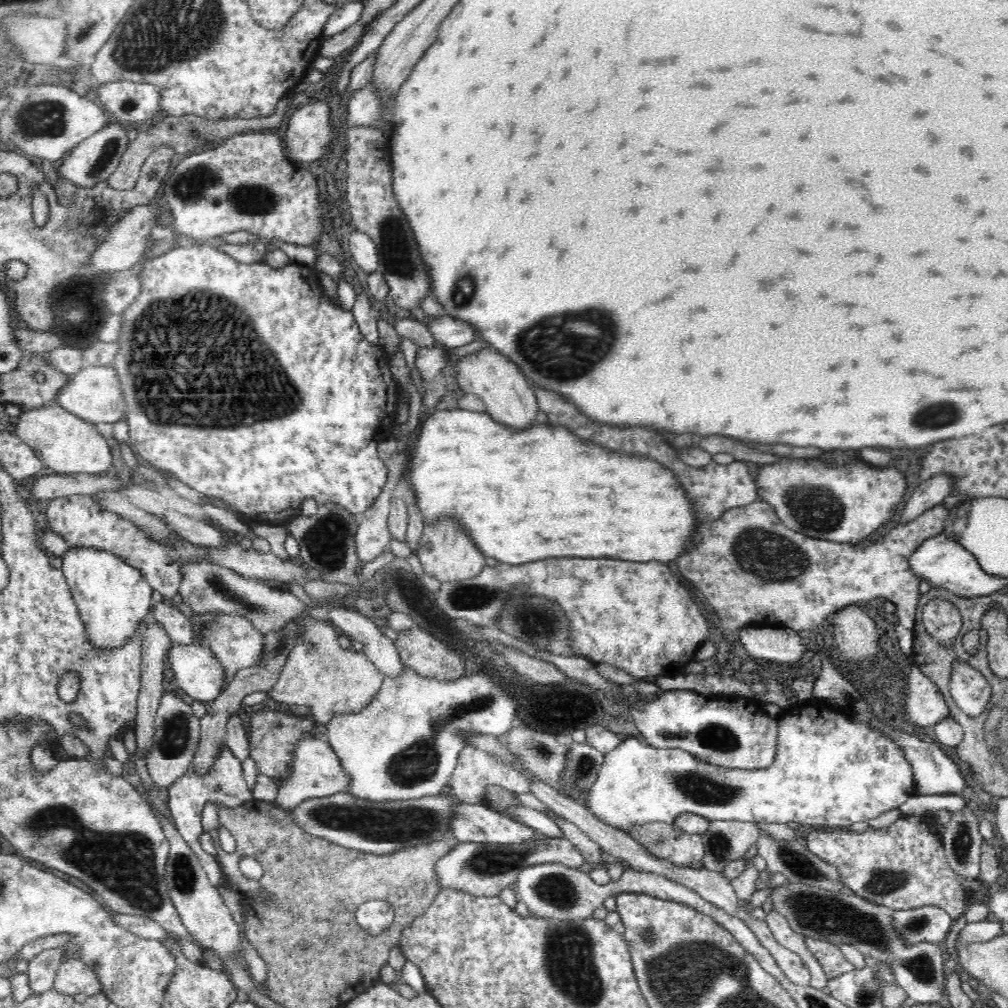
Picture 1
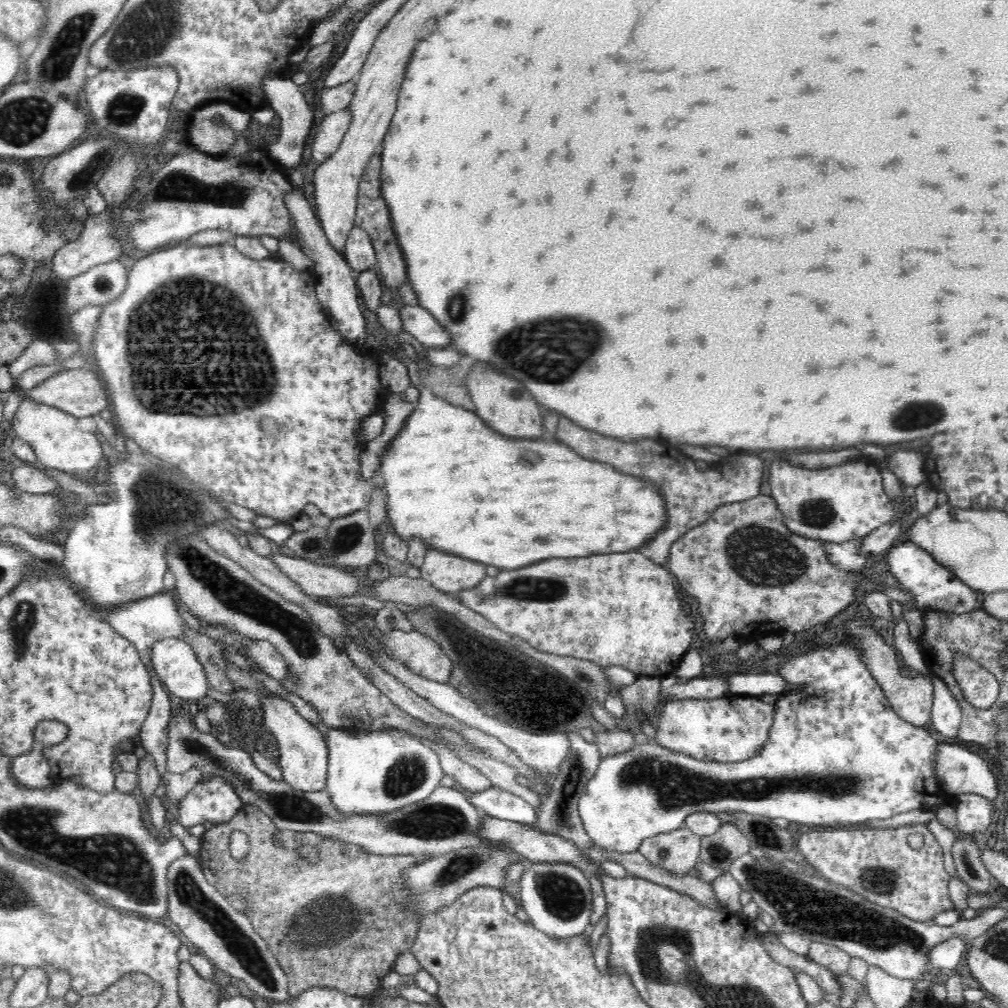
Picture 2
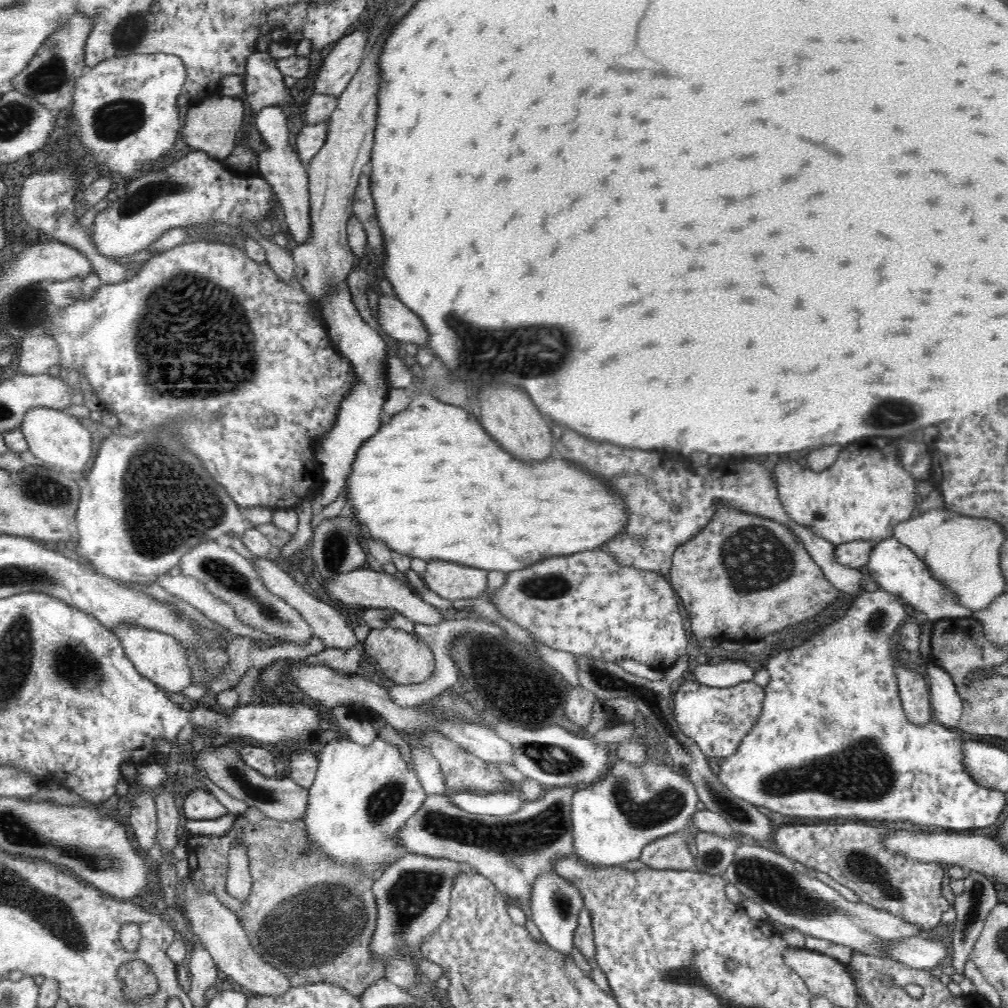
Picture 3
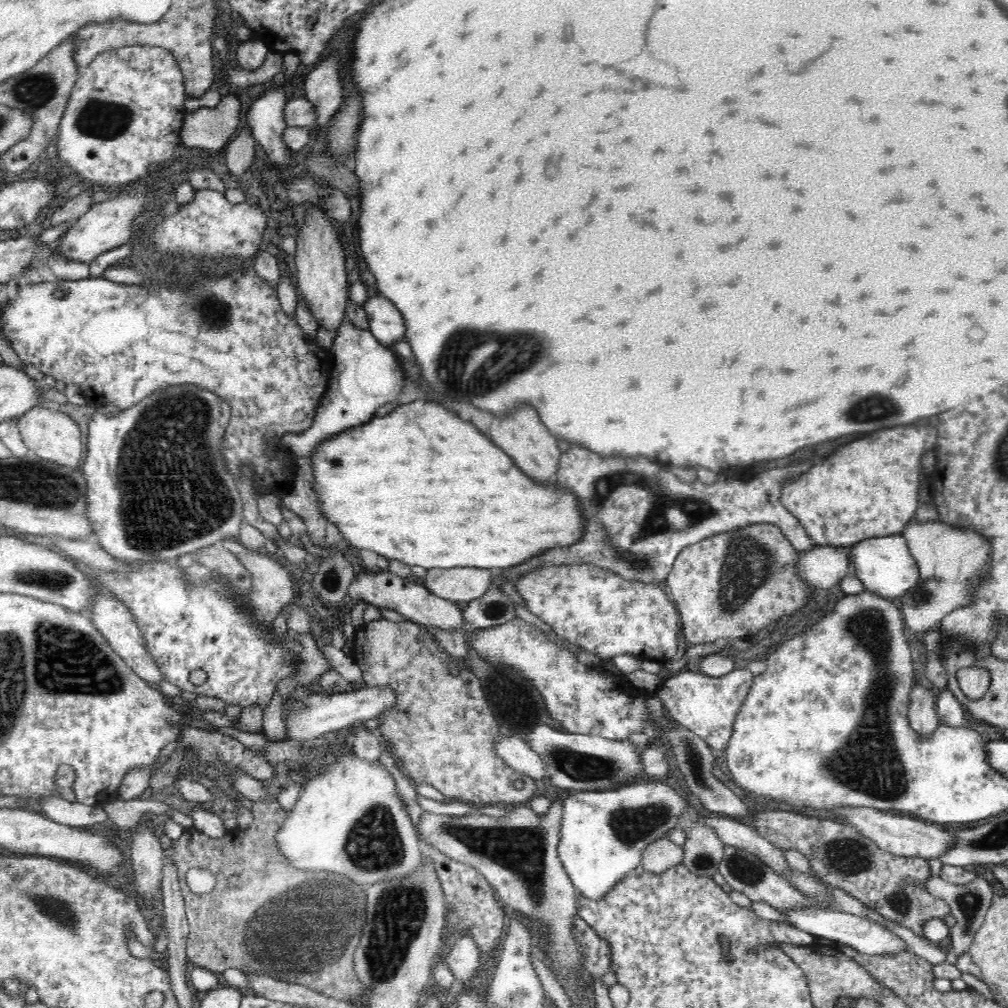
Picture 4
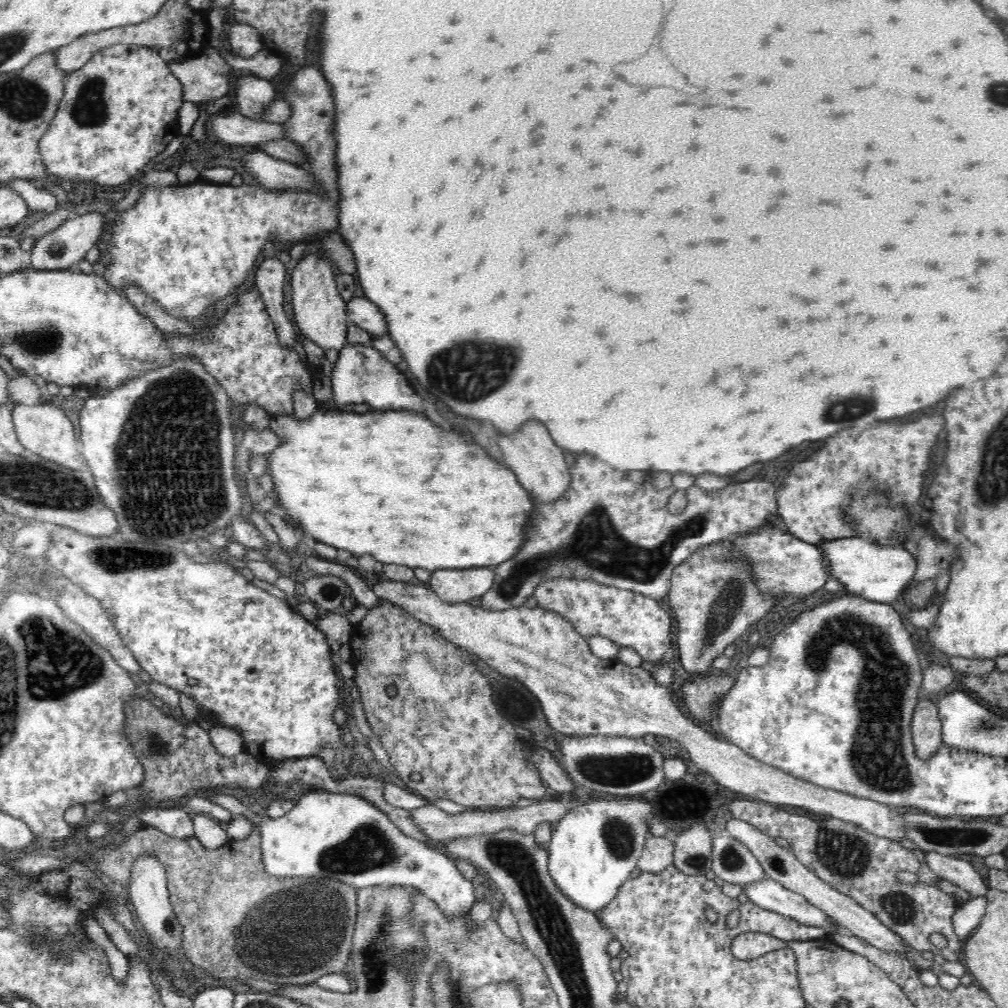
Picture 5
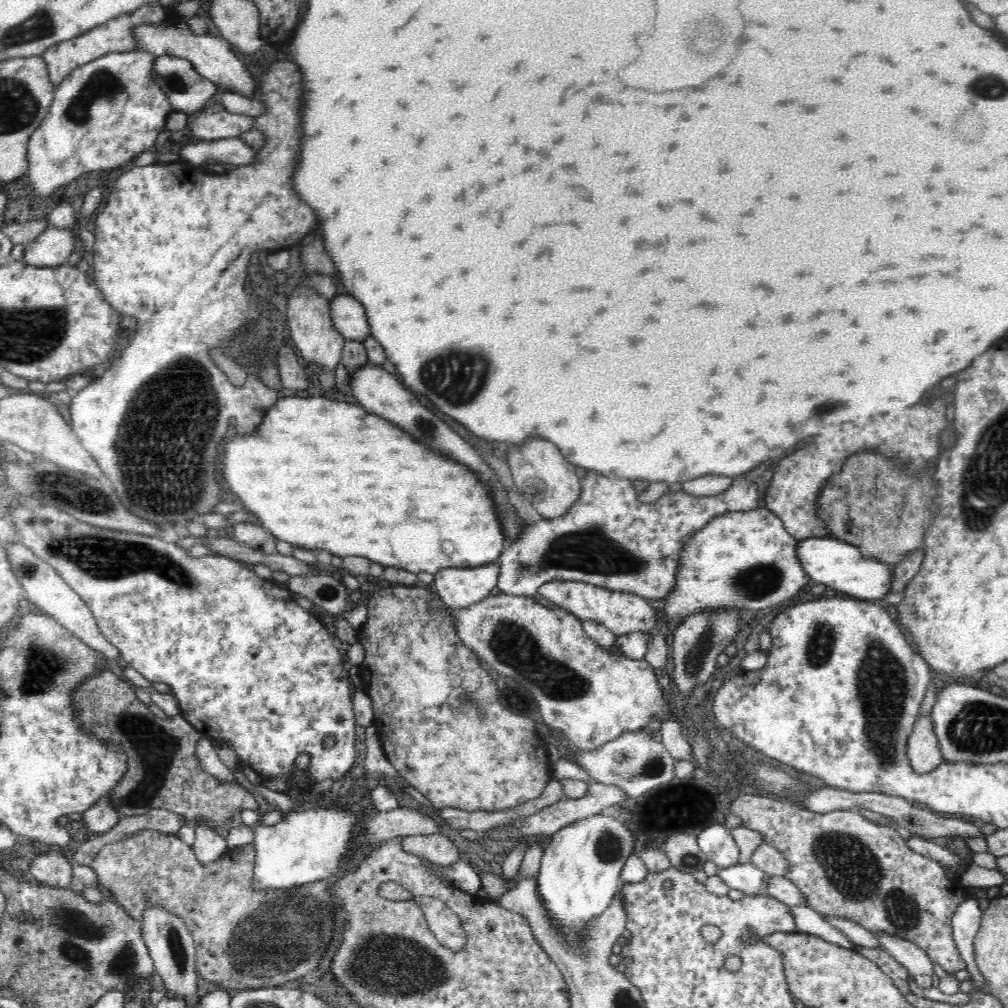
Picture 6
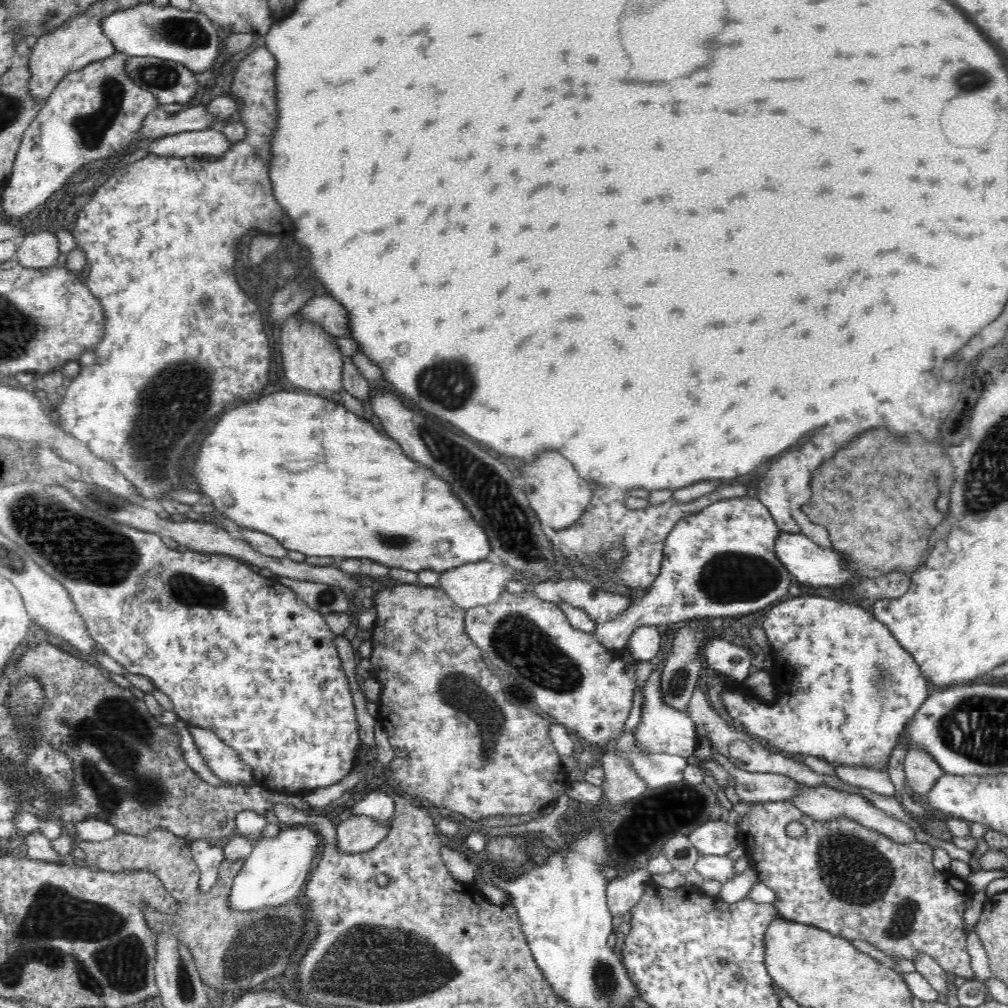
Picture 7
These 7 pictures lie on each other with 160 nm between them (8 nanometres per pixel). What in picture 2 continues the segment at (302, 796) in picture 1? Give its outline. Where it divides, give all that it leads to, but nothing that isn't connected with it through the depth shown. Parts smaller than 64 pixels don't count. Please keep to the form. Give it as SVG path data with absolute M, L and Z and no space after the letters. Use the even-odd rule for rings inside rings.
M234 663L225 664L226 677L234 688L259 692L260 715L263 716L264 726L276 737L283 779L294 789L304 792L322 791L327 781L328 747L322 733L306 718L296 711L288 700L270 693L264 684L257 680L248 670L240 669Z

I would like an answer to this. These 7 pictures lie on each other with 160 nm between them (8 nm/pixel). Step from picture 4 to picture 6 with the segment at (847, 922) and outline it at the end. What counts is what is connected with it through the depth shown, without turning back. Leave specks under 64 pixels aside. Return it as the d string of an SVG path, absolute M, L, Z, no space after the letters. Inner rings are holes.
M751 862L724 868L718 867L717 875L728 889L740 890L746 896L768 896L766 886L770 876Z

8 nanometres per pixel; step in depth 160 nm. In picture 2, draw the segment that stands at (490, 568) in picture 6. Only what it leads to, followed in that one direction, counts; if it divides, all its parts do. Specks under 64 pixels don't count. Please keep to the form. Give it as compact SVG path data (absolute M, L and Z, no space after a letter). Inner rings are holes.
M428 548L424 557L424 562L419 568L421 577L429 582L434 588L442 592L462 592L462 590L470 590L474 586L478 586L482 579L486 576L486 565L475 560L464 558L449 552L434 550Z

